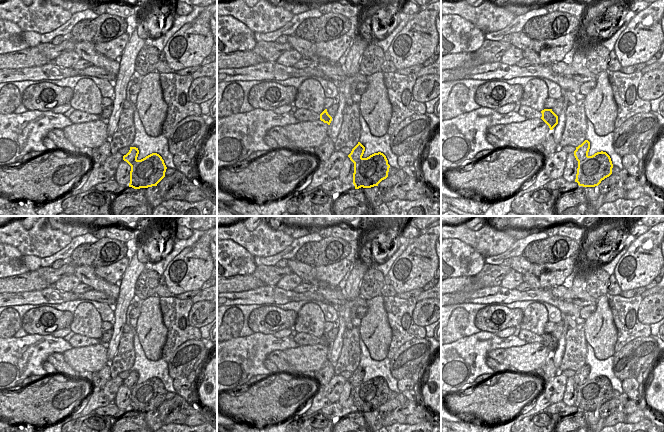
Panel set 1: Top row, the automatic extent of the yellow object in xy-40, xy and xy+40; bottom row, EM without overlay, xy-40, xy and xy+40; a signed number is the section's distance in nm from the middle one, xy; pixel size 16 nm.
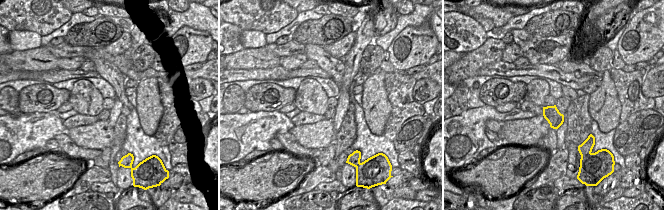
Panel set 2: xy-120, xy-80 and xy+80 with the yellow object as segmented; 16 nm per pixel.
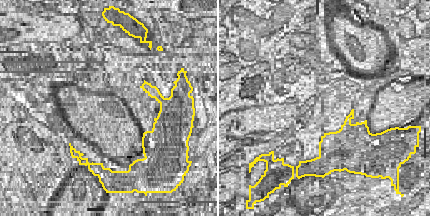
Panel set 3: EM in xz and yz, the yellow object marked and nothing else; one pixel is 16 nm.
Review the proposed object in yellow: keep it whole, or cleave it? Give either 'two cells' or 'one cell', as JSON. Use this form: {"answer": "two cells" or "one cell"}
{"answer": "two cells"}

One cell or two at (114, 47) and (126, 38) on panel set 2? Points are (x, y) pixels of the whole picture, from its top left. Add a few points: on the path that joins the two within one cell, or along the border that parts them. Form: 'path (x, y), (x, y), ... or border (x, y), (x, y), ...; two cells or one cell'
path (117, 47), (123, 41); one cell

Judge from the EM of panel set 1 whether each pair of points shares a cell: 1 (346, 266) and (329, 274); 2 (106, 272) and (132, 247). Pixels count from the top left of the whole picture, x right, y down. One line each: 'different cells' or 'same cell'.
1: same cell
2: same cell

